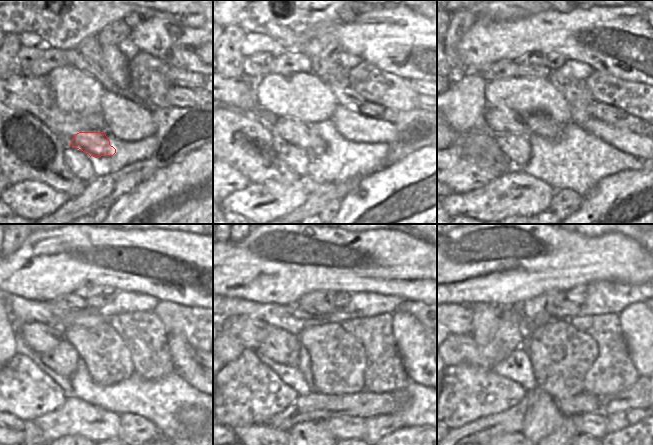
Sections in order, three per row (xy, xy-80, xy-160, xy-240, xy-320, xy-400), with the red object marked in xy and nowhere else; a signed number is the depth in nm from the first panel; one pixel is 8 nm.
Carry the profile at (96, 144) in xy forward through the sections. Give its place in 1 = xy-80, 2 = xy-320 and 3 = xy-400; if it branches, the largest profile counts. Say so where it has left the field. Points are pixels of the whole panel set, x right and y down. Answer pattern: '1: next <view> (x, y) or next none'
1: next xy-80 (289, 130)
2: next xy-320 (251, 332)
3: next xy-400 (457, 319)

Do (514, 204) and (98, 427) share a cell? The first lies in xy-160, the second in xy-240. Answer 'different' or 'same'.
same

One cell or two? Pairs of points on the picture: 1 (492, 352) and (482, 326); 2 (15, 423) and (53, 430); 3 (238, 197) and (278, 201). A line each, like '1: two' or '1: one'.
1: two
2: two
3: one

